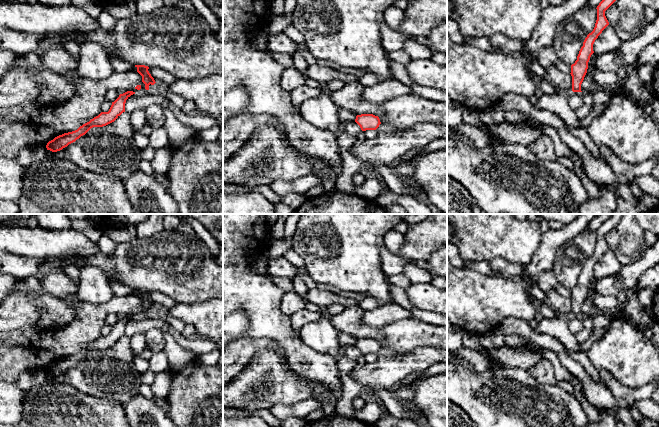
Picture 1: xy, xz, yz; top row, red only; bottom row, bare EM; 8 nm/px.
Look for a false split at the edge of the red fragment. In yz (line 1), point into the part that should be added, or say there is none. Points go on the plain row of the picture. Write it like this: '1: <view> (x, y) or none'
1: none

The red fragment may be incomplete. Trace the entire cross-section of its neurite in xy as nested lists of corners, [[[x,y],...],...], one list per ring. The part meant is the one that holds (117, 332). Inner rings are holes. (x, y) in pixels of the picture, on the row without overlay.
[[[127,315],[120,318],[119,321],[112,326],[108,336],[101,336],[98,340],[91,343],[89,346],[80,350],[77,354],[64,357],[49,365],[46,369],[47,374],[57,376],[75,366],[81,360],[85,359],[93,351],[103,351],[114,346],[123,336],[125,336],[126,324],[135,318],[133,315]]]

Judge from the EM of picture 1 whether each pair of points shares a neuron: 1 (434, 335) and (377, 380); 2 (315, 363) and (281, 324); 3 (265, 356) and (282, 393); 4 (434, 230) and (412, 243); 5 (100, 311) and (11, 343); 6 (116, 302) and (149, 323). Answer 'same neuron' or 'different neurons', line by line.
1: different neurons
2: same neuron
3: same neuron
4: same neuron
5: same neuron
6: different neurons

